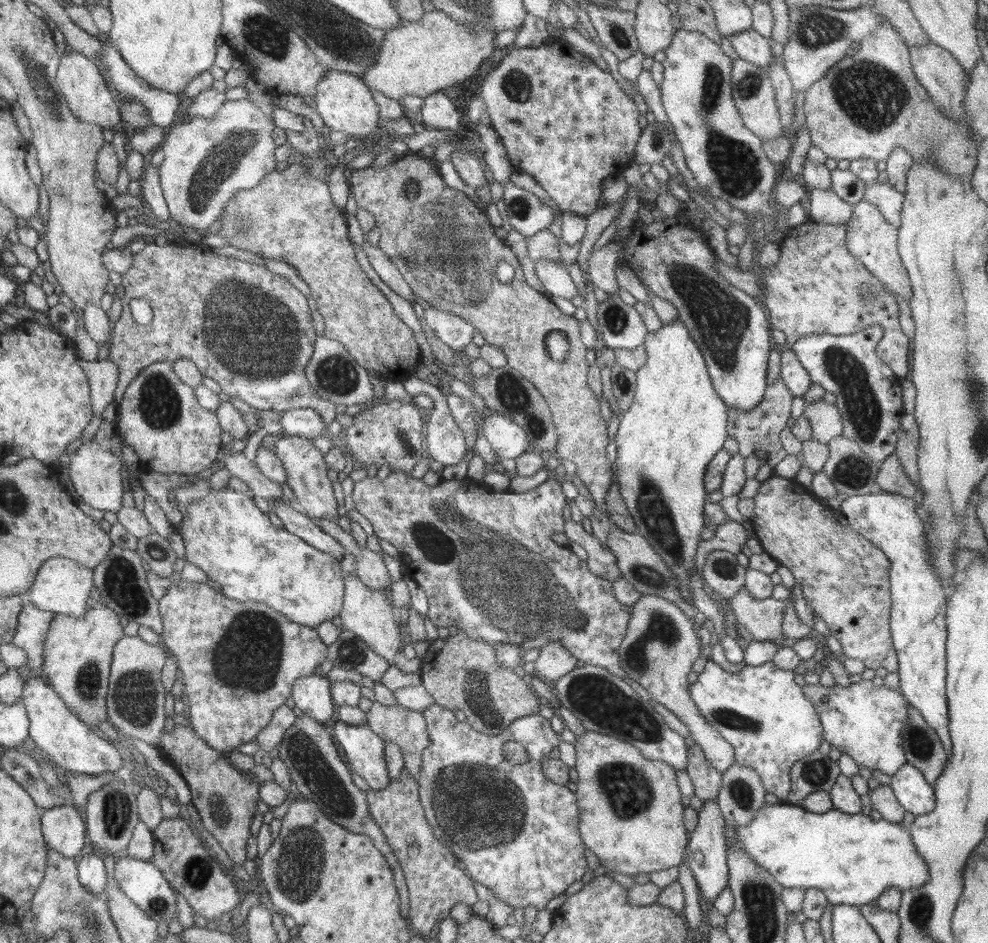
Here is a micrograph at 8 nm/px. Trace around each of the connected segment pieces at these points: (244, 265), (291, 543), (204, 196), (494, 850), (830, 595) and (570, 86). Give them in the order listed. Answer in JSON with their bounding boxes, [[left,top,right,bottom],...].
[[107,240,337,427],[175,488,345,629],[159,99,277,233],[417,704,589,912],[750,474,899,672],[480,39,642,218]]

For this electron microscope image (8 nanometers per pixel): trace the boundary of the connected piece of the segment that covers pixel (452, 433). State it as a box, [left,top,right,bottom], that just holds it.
[402,375,467,465]

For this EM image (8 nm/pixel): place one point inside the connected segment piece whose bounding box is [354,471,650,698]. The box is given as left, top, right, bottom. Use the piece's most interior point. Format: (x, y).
(486, 560)

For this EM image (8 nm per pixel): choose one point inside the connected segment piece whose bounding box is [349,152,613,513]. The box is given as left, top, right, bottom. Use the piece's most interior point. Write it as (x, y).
(442, 243)

